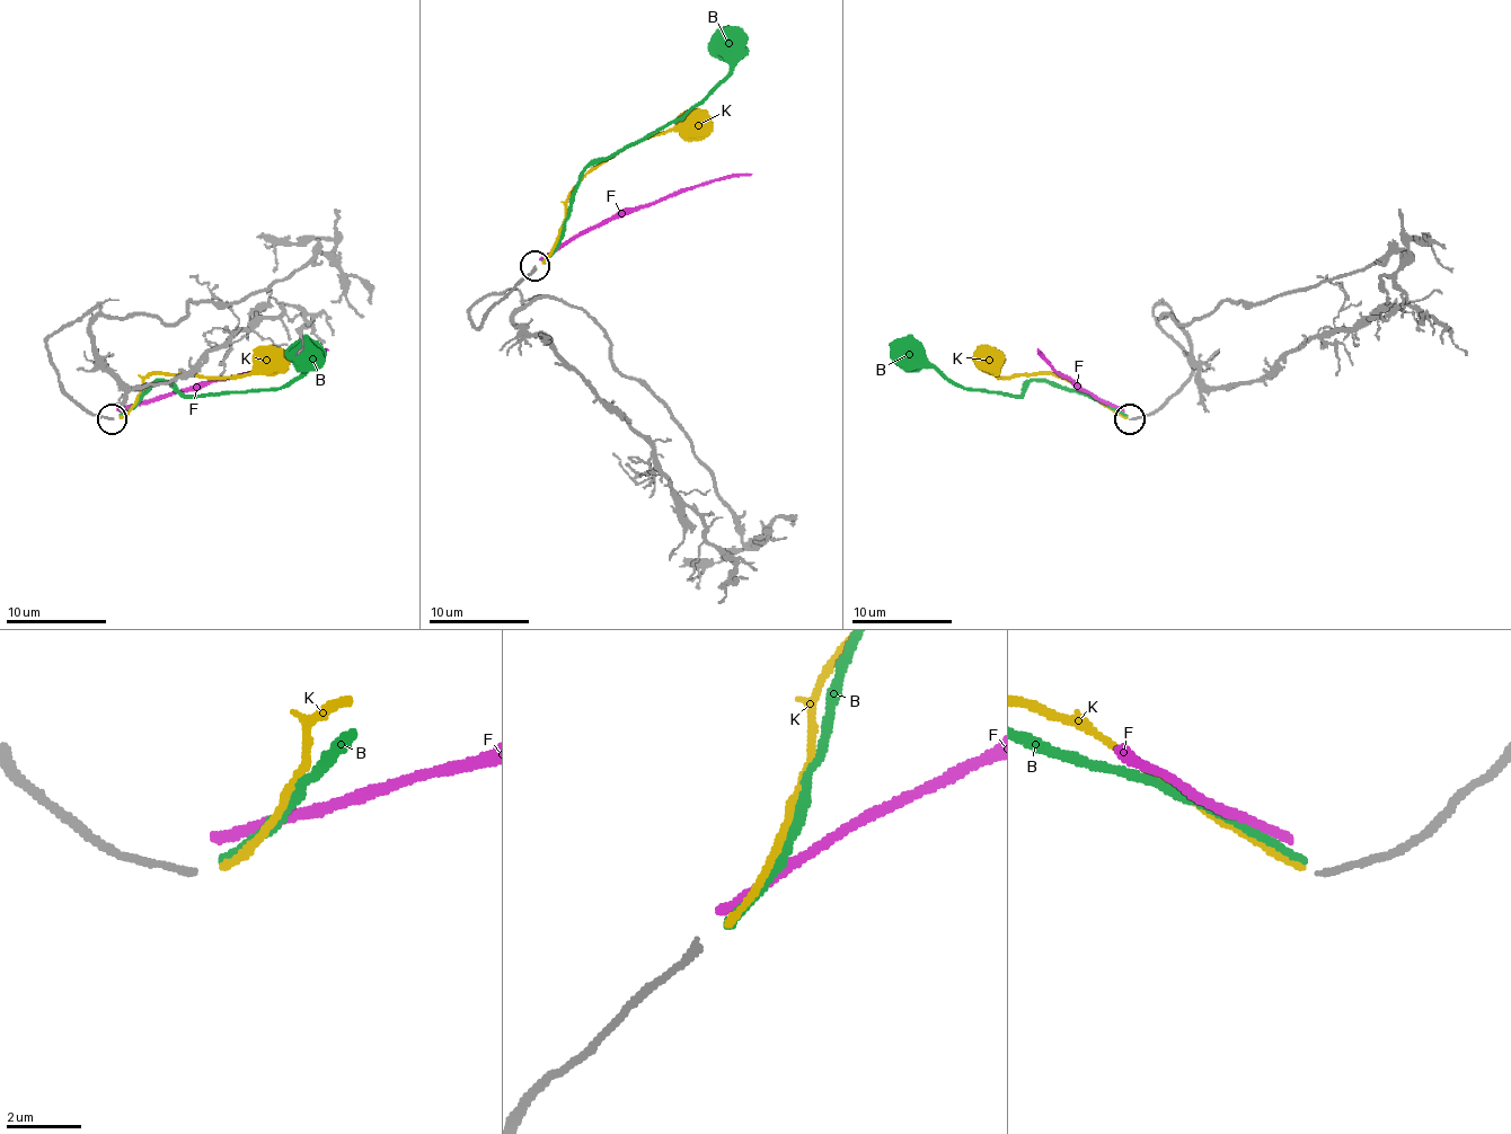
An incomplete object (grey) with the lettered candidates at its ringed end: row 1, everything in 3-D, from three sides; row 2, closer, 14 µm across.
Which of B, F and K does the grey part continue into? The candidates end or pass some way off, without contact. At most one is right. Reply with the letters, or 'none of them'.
K

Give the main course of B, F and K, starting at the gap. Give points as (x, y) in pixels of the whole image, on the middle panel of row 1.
B: (541, 264), (562, 231), (572, 193), (584, 170), (682, 117), (731, 70), (731, 52), (725, 47), (727, 43)
F: (541, 258), (612, 219), (717, 178), (750, 174)
K: (541, 264), (559, 233), (572, 188), (617, 153), (652, 135), (674, 131), (688, 121), (692, 123)

